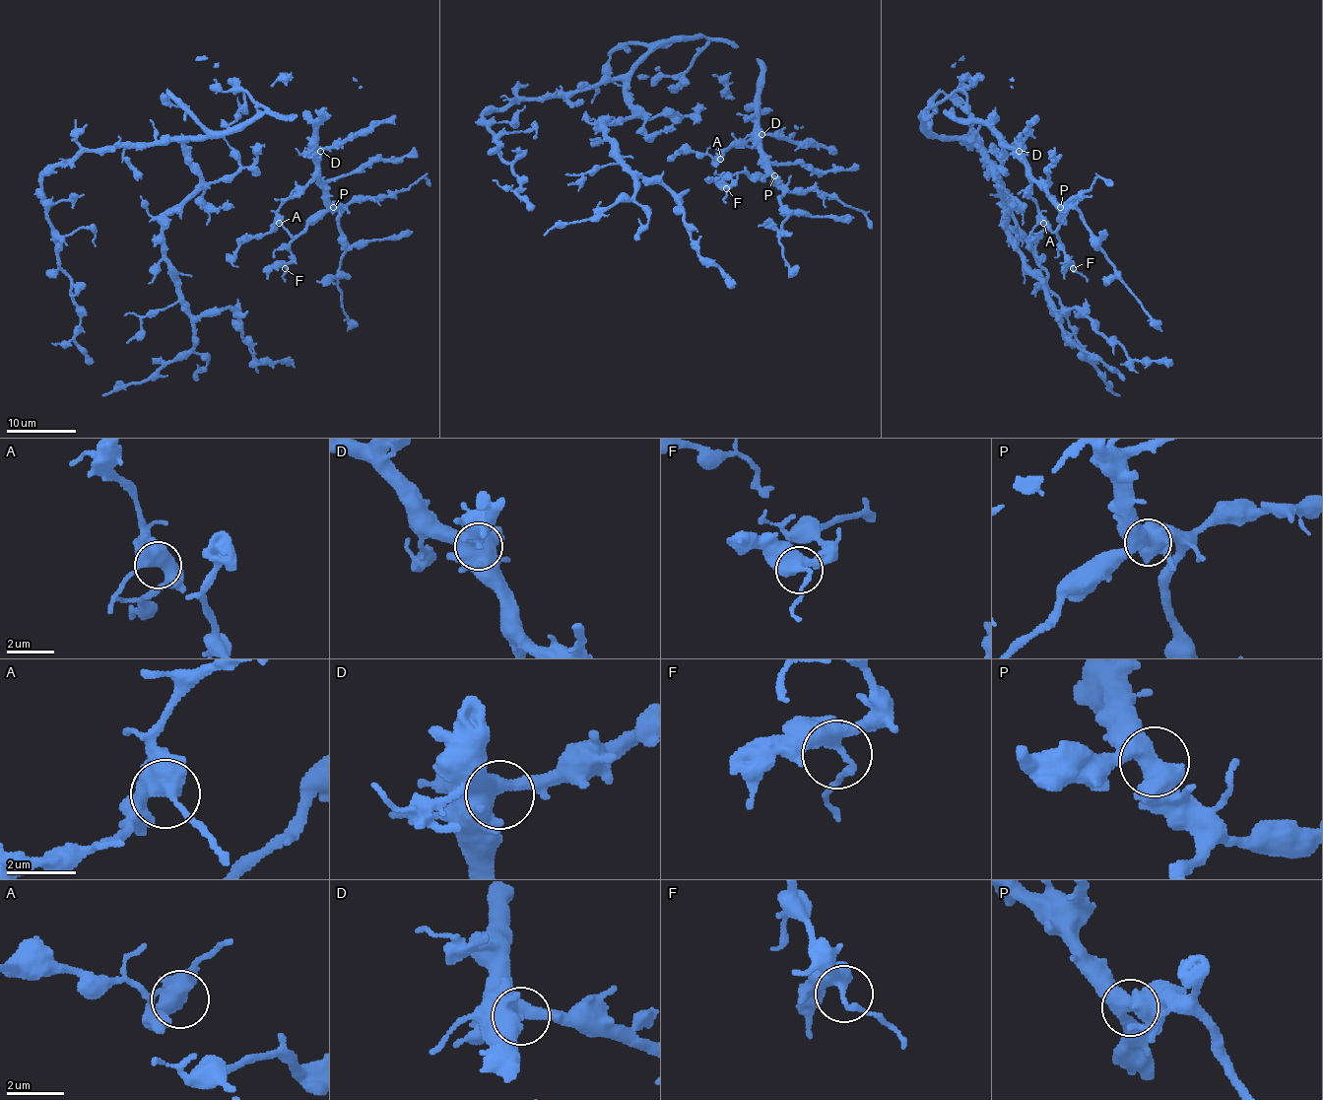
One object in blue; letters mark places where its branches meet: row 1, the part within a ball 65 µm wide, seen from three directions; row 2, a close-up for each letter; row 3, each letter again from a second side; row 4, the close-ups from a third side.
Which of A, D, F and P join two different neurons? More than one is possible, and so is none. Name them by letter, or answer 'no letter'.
no letter

